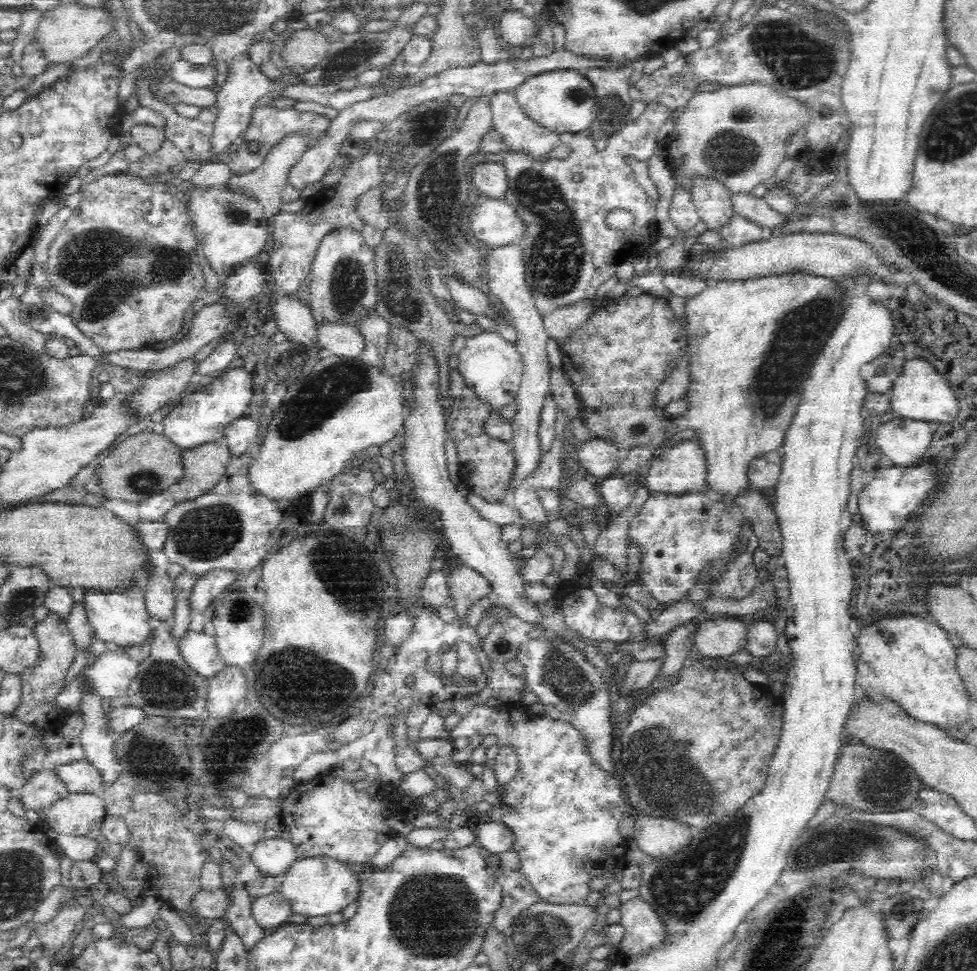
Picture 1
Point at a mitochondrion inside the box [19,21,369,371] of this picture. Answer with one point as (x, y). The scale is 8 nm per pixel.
(111, 268)

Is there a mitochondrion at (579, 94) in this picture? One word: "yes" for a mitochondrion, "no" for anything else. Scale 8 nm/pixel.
yes

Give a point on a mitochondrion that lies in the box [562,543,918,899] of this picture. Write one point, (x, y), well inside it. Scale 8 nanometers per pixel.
(659, 762)

